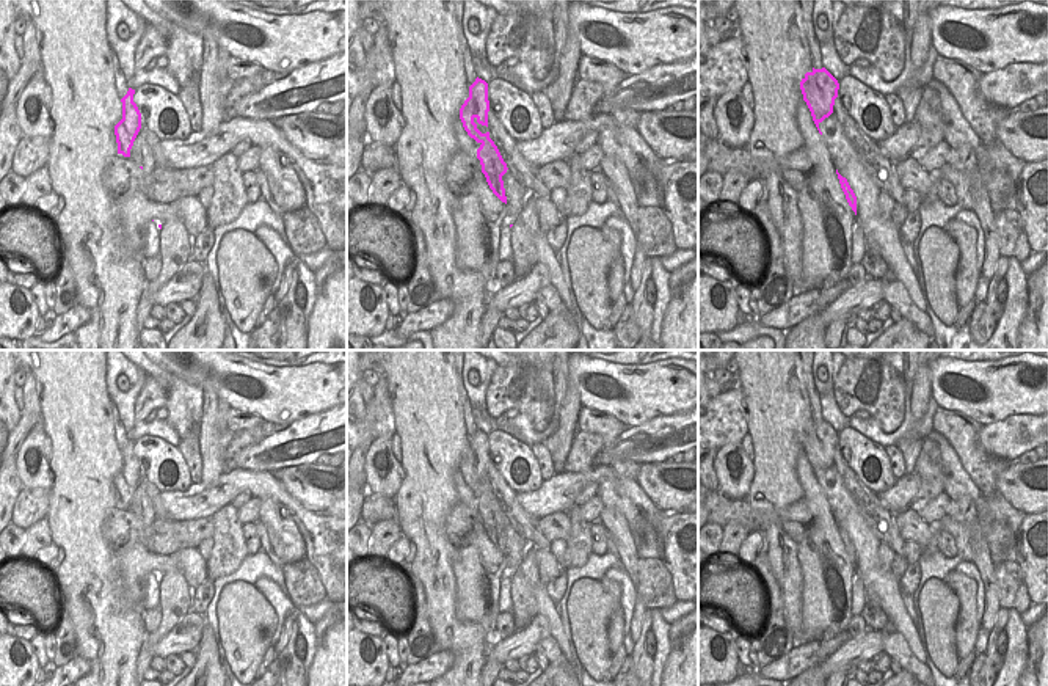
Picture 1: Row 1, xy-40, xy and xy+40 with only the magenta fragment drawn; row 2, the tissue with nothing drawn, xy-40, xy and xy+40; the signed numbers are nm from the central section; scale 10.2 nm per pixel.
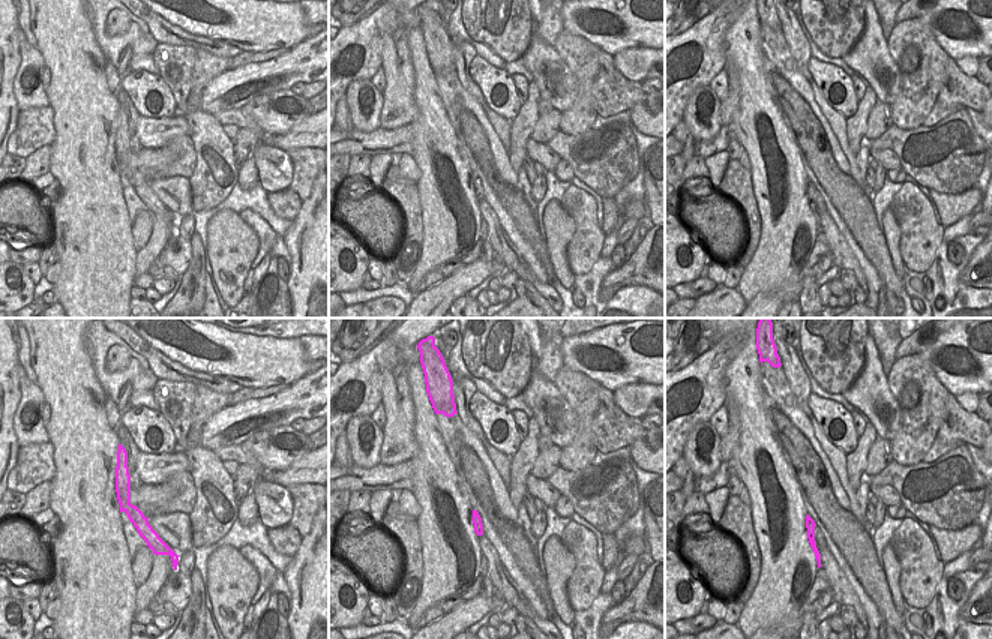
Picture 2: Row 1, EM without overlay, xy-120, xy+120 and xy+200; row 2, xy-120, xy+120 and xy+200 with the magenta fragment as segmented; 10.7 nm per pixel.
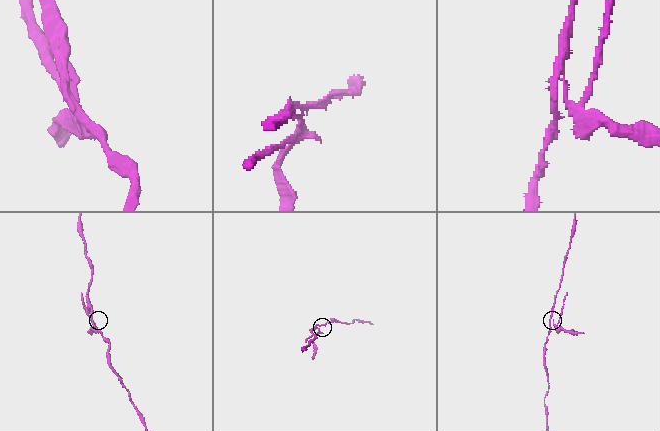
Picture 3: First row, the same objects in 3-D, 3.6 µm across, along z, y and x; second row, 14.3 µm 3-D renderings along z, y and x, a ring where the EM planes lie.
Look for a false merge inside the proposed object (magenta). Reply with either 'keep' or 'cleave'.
cleave

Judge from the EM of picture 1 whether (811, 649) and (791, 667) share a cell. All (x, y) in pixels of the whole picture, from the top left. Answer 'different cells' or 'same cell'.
same cell

